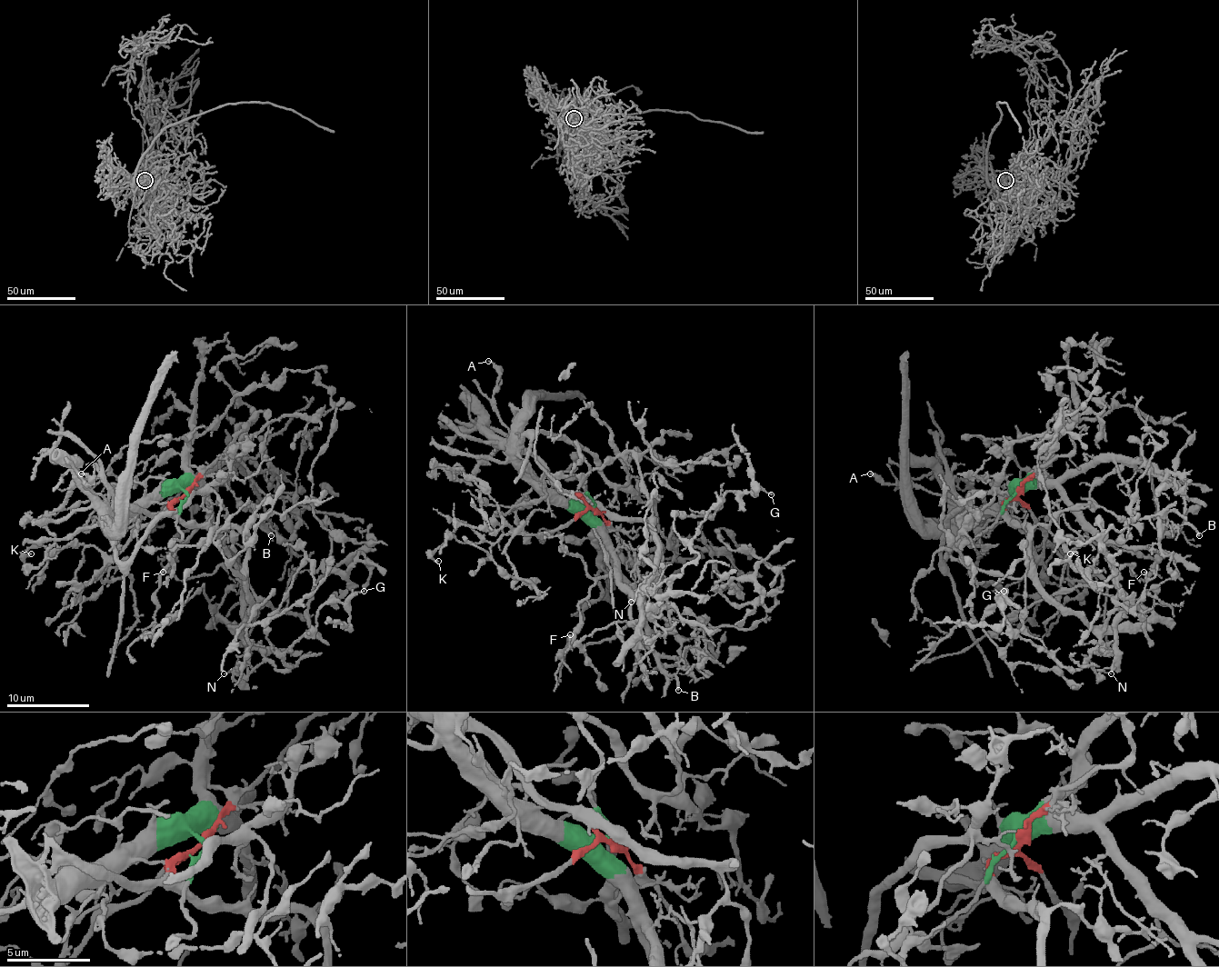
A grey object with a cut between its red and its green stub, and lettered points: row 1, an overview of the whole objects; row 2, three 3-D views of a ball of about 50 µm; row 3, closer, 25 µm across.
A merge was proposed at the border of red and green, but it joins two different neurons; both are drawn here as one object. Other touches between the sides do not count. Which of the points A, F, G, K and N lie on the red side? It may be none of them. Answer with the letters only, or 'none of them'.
A, G, K

